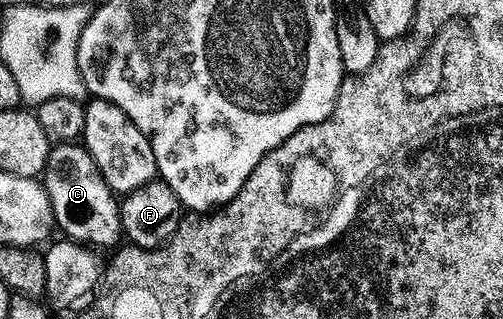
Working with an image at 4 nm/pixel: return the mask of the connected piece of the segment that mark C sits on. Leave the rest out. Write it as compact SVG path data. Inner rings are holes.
M59 144L49 151L48 164L45 166L43 185L51 200L53 218L56 227L63 230L70 241L78 242L96 249L116 247L123 236L121 228L121 212L118 197L113 194L109 185L102 180L97 165L88 150L79 144Z

